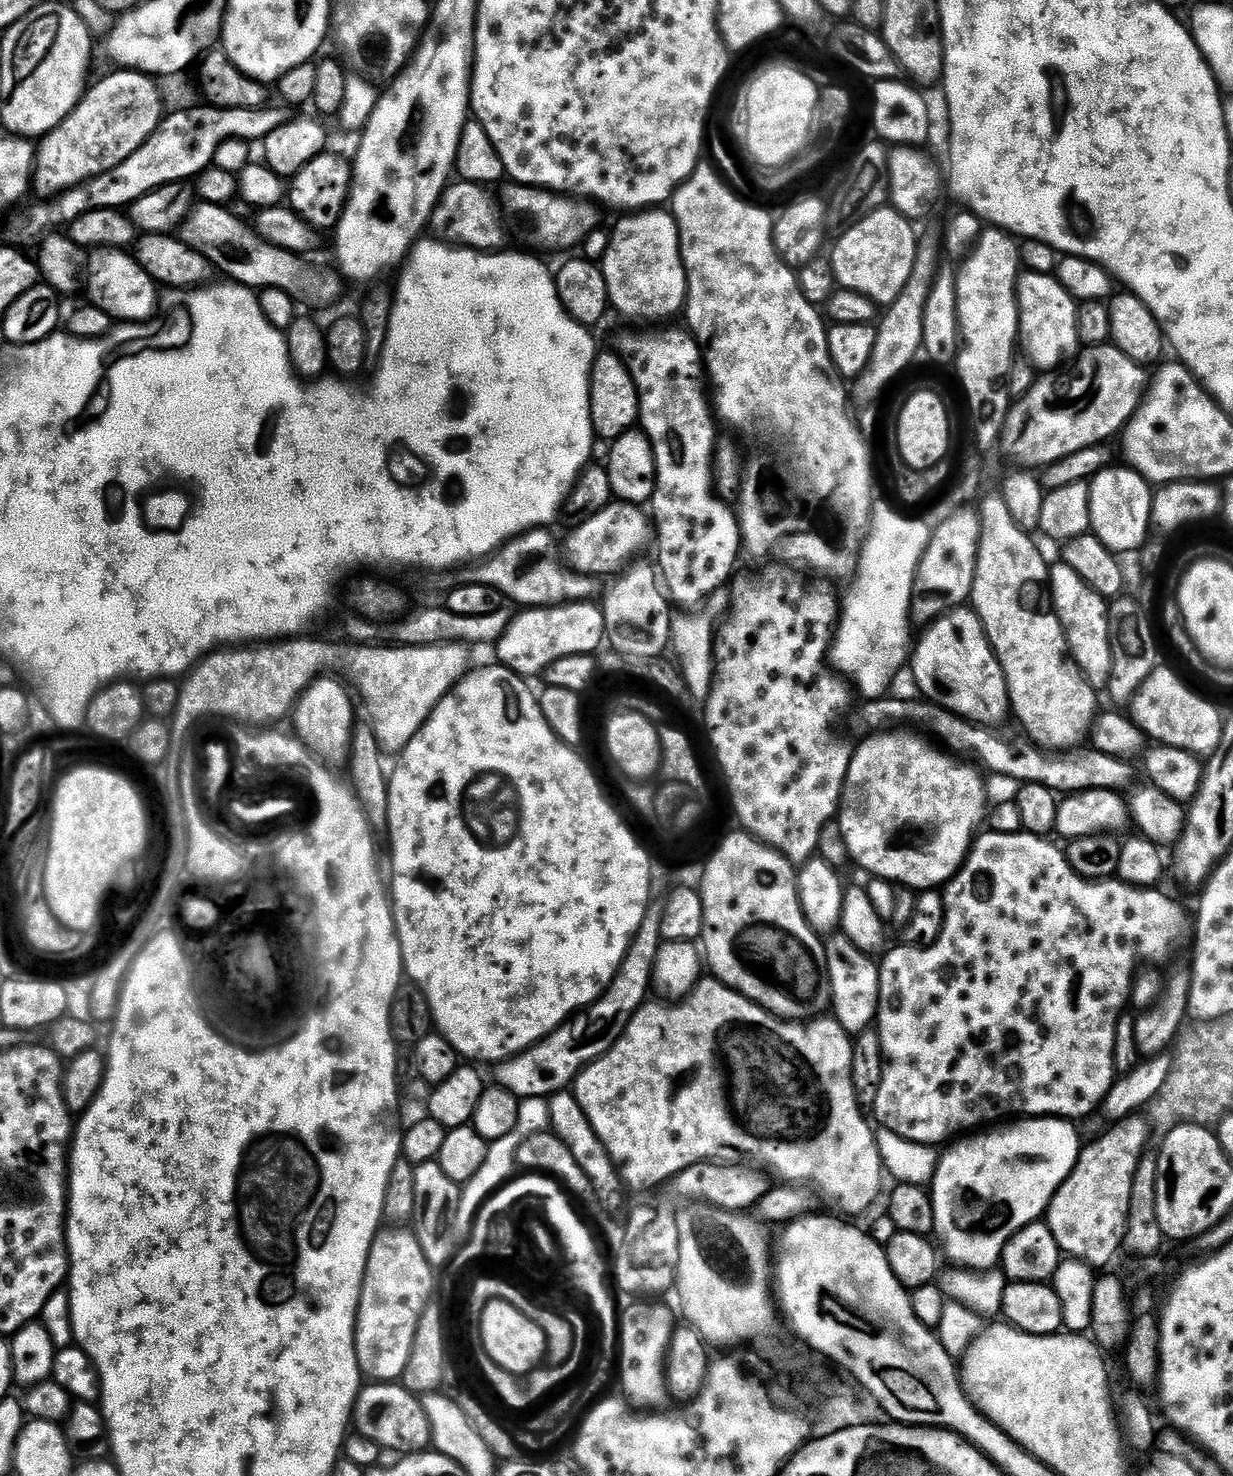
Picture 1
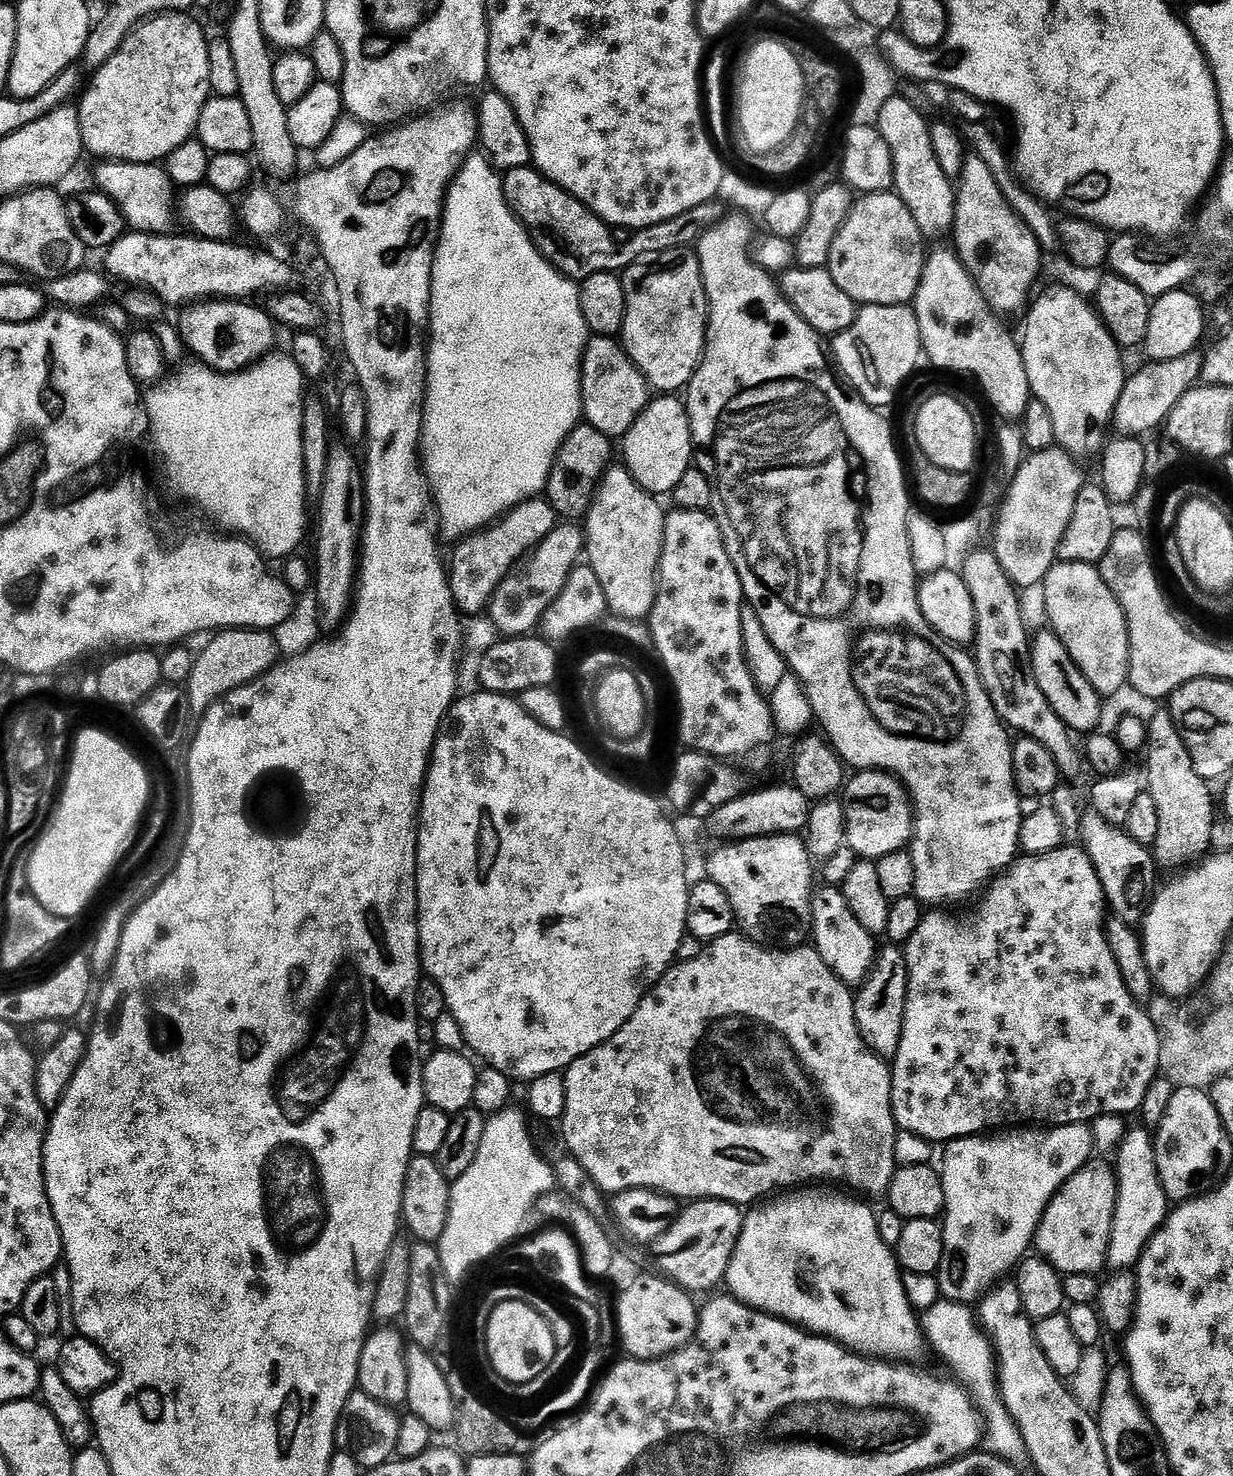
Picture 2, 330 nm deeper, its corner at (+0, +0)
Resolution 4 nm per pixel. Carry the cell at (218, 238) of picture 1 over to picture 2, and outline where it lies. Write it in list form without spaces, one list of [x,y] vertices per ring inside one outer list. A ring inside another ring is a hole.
[[[119,160],[100,162],[96,168],[95,187],[110,197],[120,208],[125,225],[134,232],[164,234],[174,224],[174,205],[178,199],[177,189],[159,163],[125,164]]]

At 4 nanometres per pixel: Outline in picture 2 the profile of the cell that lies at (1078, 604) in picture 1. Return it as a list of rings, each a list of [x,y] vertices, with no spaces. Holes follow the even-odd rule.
[[[1057,562],[1046,574],[1042,591],[1044,591],[1044,608],[1048,611],[1049,622],[1052,623],[1049,624],[1051,631],[1058,634],[1062,646],[1066,646],[1070,658],[1074,658],[1078,670],[1086,674],[1090,686],[1094,686],[1094,690],[1104,698],[1126,688],[1128,684],[1128,623],[1118,598],[1114,598],[1110,586],[1106,586],[1099,567],[1082,562]]]

